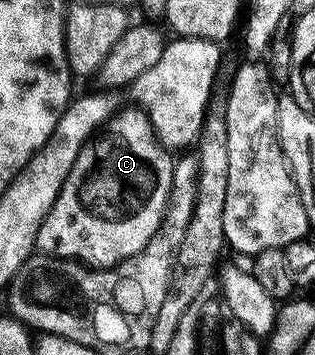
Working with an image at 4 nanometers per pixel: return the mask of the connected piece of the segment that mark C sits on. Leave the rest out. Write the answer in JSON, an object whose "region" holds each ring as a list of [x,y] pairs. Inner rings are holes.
{"region":[[[144,109],[117,114],[118,111],[105,123],[101,133],[91,136],[80,148],[76,164],[72,164],[72,172],[68,172],[60,196],[56,196],[56,204],[52,204],[44,224],[40,224],[36,246],[41,253],[79,260],[91,268],[114,268],[144,249],[160,228],[166,215],[166,201],[170,199],[175,159],[170,159],[171,151],[162,145]]]}

